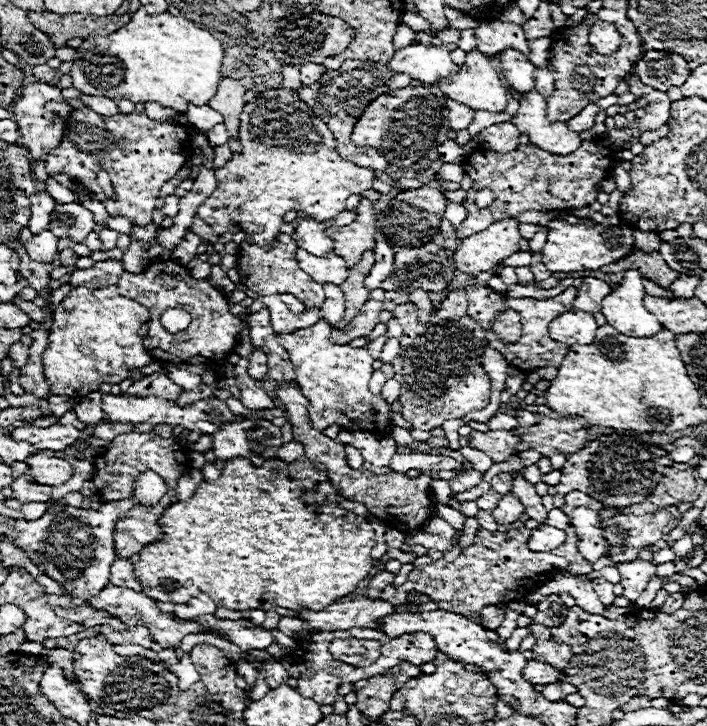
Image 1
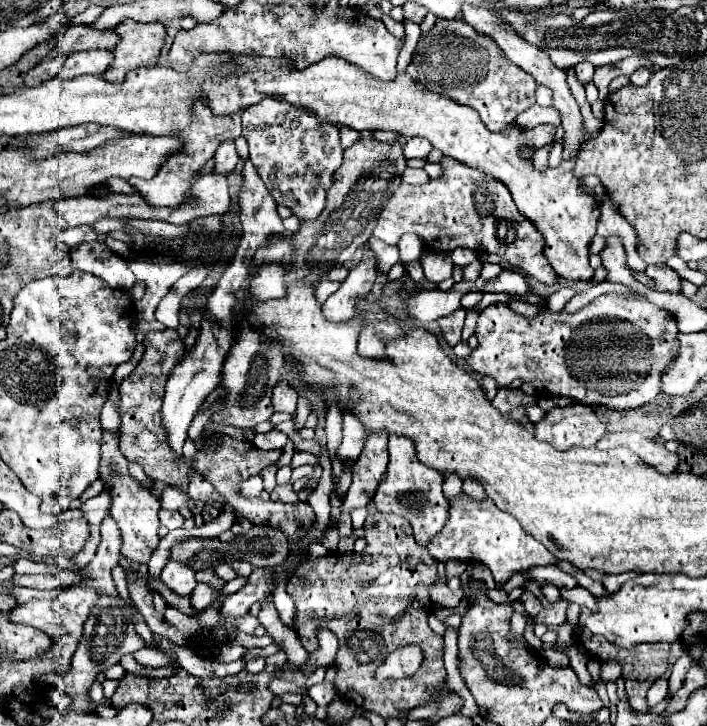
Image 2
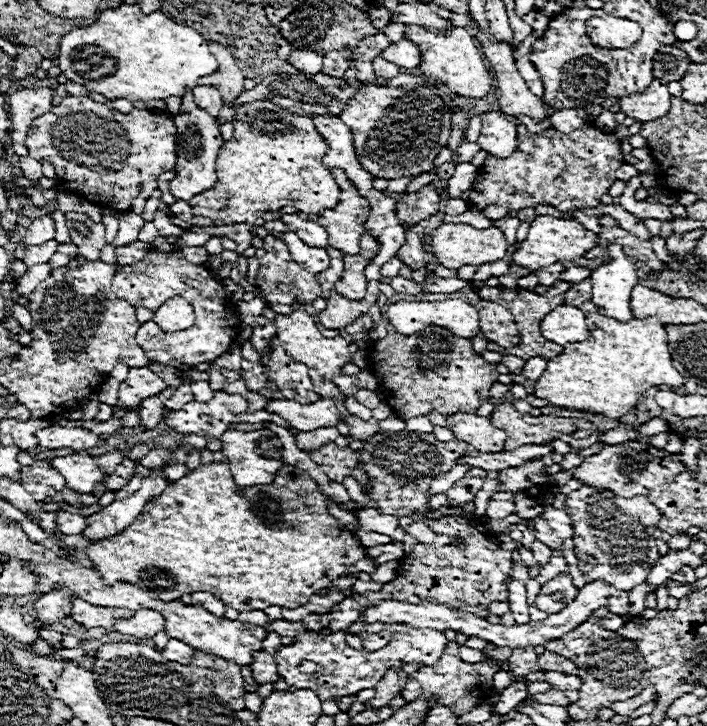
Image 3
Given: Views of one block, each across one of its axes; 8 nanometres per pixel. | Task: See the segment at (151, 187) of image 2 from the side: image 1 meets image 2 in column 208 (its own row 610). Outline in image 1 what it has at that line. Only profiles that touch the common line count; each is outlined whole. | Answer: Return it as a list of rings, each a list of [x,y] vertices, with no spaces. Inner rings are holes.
[[[108,584],[108,588],[104,588],[104,592],[100,592],[98,596],[94,596],[92,600],[88,600],[88,604],[92,604],[94,608],[104,608],[108,612],[112,612],[114,616],[118,616],[128,628],[132,626],[146,626],[150,630],[150,636],[154,642],[158,642],[162,648],[164,646],[178,646],[180,640],[186,636],[186,634],[196,634],[196,632],[202,632],[200,624],[196,624],[194,620],[182,620],[182,622],[176,622],[170,618],[170,614],[164,614],[156,608],[156,600],[140,594],[140,592],[134,592],[130,588],[120,588],[120,586],[112,586]]]

